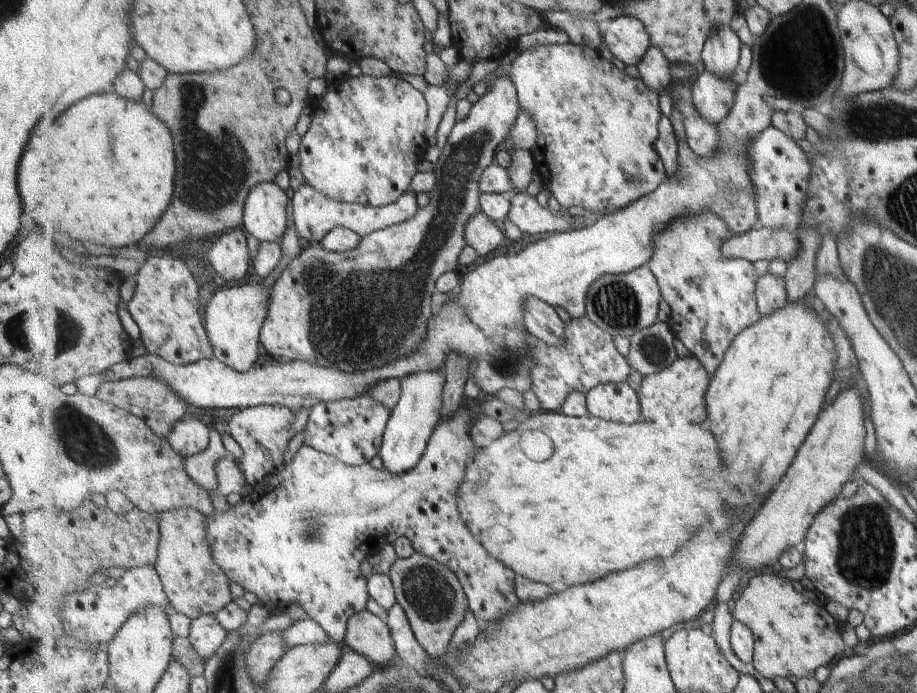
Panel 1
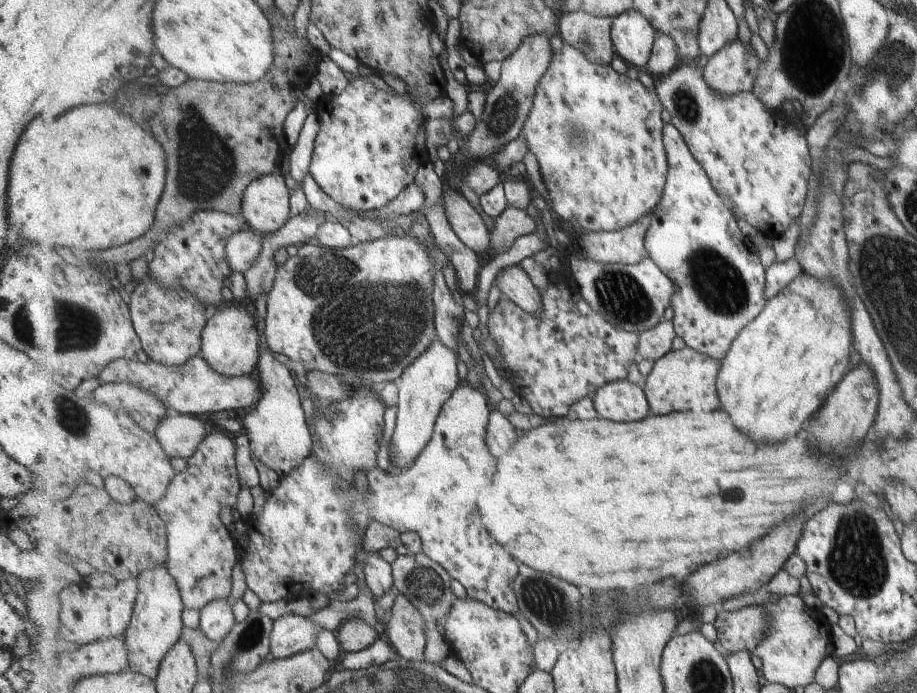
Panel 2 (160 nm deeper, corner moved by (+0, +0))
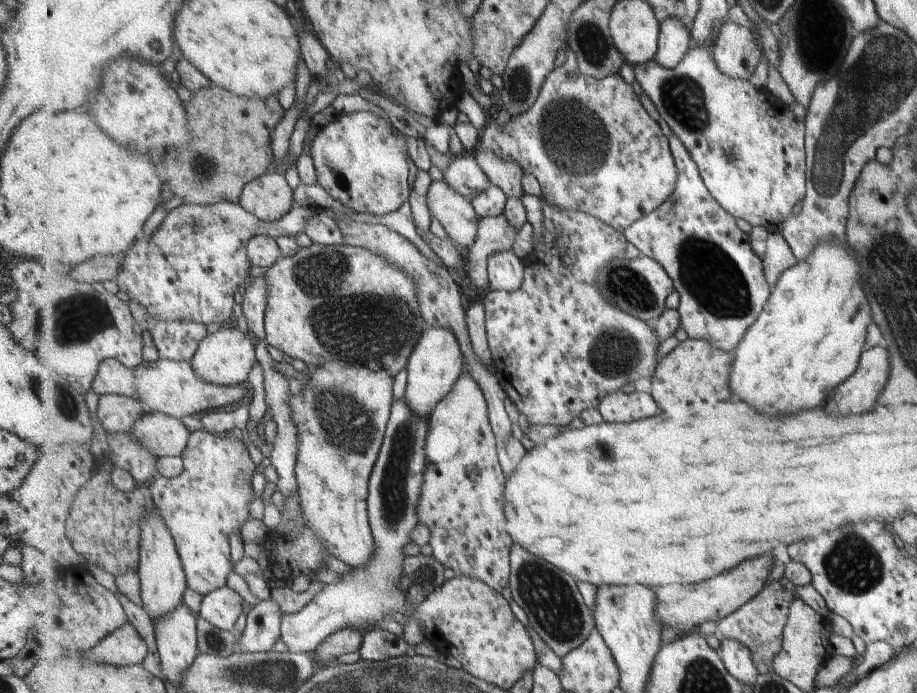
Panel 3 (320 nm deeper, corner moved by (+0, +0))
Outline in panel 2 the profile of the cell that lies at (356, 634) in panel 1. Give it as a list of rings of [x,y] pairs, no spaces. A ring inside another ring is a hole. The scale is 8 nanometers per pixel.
[[[347,619],[338,628],[343,654],[356,653],[371,646],[383,635],[383,630],[371,626],[363,619]]]

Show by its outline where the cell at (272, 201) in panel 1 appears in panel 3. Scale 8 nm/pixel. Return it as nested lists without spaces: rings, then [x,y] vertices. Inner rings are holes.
[[[273,169],[252,181],[241,198],[241,207],[264,222],[281,221],[294,206],[293,188],[283,172]]]

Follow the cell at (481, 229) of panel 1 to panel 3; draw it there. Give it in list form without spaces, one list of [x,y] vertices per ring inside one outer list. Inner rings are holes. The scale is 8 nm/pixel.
[[[447,180],[432,182],[427,205],[450,238],[465,251],[471,248],[479,234],[481,218],[472,200],[461,196]]]

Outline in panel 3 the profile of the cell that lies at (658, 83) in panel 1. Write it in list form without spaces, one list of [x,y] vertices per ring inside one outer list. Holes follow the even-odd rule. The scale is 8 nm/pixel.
[[[668,16],[661,23],[655,60],[667,68],[675,68],[693,45],[690,30],[678,18]]]

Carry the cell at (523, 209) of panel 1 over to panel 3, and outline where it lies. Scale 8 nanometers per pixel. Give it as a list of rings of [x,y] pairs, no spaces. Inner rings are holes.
[[[507,216],[485,217],[479,224],[479,234],[475,244],[466,252],[465,272],[472,284],[479,288],[491,286],[489,260],[493,254],[512,250],[519,230],[509,222]]]

